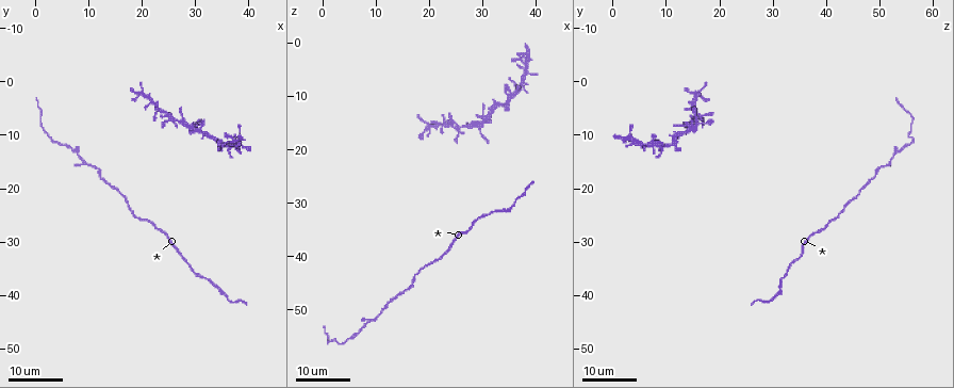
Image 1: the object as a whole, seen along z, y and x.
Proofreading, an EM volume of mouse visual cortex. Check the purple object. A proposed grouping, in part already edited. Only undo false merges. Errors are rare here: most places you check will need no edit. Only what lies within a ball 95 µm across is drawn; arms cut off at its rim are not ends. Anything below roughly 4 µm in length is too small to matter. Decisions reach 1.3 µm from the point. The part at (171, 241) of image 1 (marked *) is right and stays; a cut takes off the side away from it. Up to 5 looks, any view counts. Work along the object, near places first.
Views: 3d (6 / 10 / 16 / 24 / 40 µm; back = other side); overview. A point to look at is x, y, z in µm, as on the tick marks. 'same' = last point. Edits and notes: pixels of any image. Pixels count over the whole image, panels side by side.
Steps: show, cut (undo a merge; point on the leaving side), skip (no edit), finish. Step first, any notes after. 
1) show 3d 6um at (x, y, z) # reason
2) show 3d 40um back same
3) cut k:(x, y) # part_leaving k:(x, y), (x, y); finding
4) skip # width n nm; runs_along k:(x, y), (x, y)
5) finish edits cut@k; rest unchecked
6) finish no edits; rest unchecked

show 3d 16um at (8.0, 14.0, 53.0)

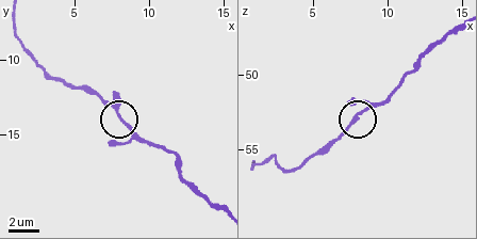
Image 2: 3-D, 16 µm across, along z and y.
show 3d 6um at (8.0, 14.0, 52.6)

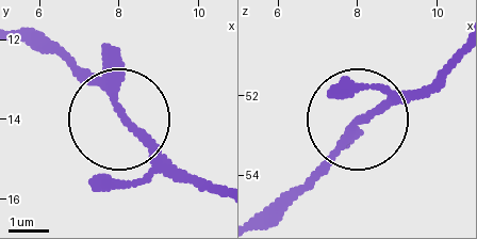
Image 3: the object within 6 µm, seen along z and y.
skip # runs_along 3:(451, 58), (369, 109), (292, 197); continuous, no second neuron

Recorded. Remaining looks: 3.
show 3d 16um at (29.0, 9.0, 15.0)

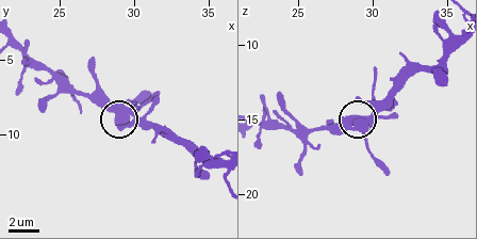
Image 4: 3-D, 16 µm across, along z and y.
show 3d 6um at (28.8, 9.0, 15.2)

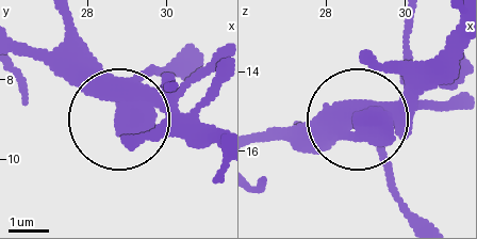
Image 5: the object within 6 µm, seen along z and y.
show 3d 6um back at (28.95, 8.90, 15.10)

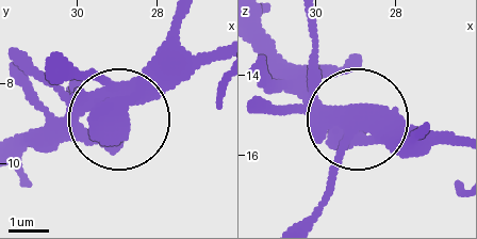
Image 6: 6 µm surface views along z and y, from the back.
skip # continuous, no second neuron

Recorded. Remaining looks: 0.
finish no edits; rest unchecked

